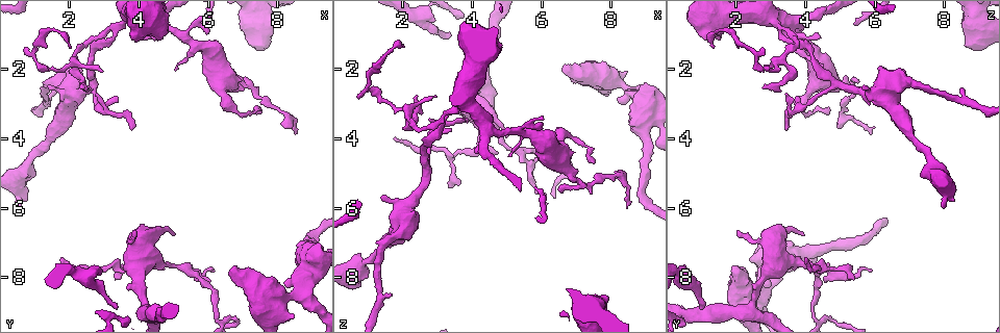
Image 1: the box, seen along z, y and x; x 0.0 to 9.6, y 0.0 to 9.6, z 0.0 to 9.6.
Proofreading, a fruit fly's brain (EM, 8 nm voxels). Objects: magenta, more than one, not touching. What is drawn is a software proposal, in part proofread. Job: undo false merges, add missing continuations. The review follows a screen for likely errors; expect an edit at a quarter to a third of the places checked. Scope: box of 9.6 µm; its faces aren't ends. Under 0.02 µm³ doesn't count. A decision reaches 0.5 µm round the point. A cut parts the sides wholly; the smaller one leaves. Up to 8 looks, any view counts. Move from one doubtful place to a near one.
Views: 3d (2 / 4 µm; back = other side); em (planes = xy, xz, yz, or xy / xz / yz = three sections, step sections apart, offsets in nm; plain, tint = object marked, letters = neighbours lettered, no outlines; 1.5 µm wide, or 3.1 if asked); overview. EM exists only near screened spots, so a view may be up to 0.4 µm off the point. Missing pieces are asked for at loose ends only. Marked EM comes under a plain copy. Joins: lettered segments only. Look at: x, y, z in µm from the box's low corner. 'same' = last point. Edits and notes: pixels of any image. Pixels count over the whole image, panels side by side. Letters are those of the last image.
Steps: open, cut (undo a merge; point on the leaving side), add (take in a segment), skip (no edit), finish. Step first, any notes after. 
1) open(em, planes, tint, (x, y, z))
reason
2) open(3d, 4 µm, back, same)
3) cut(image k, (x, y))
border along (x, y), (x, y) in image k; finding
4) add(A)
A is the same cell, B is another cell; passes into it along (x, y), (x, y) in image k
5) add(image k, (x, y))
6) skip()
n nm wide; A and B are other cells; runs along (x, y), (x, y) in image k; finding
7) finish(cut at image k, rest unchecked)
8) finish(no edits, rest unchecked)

open(em, planes, letters, (3.35, 8.90, 1.00))
free end

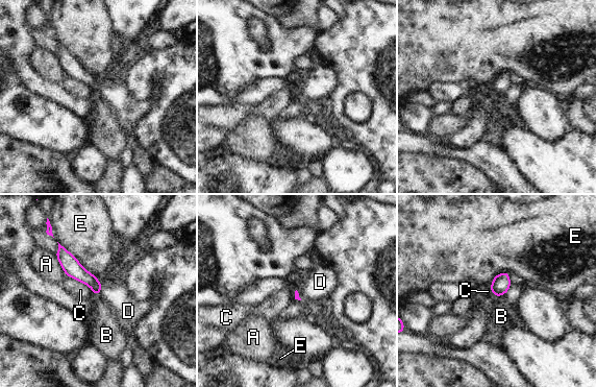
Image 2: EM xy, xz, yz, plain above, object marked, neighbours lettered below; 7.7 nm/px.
add(D)
D is the same cell, A, B, C and E are other cells; passes into it along (75, 270), (99, 292), (126, 309) in image 2; the neuron continues

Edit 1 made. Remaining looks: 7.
open(3d, 4 µm, (0.85, 4.70, 7.65))
sudden change in width

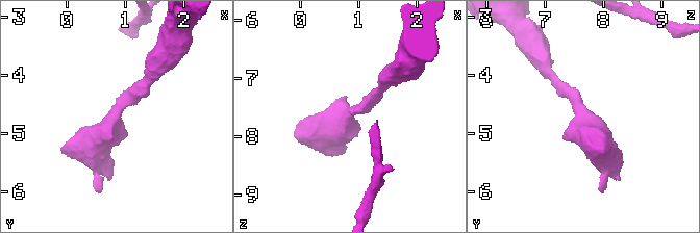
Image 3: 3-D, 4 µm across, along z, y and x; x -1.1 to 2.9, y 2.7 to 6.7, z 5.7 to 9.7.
open(em, planes, letters, (0.80, 4.70, 7.55))

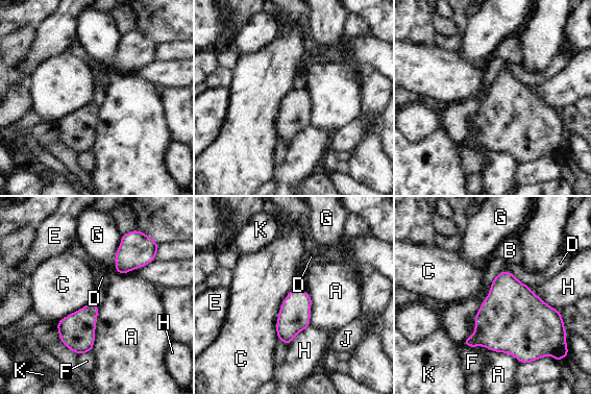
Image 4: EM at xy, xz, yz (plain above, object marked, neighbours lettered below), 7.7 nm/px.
skip()
A, B, C, D, E, F, G, H, J and K are other cells; border along (293, 289), (279, 309), (278, 339) in image 4; one neuron here

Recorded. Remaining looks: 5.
open(em, xy, step 4, letters, (2.15, 2.70, 5.95))

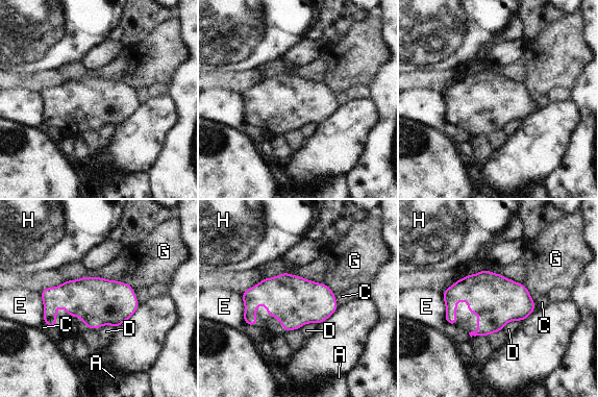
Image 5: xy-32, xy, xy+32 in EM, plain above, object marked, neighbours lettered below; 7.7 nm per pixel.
skip()
A, C, D, E, G and H are other cells; border along (521, 320), (509, 320), (500, 330) in image 5; one neuron here

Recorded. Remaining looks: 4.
finish(add at image 2, rest unchecked)

